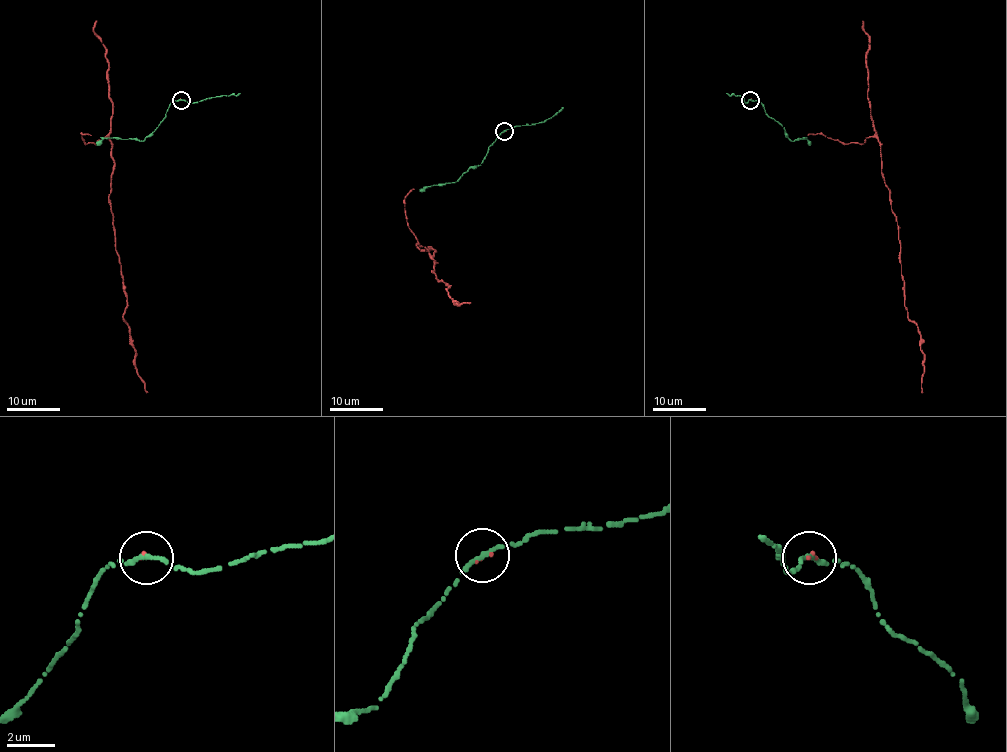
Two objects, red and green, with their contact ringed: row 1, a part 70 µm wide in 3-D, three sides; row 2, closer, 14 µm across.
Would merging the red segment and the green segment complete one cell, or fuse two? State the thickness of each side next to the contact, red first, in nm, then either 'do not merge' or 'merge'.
130/200 nm | merge

